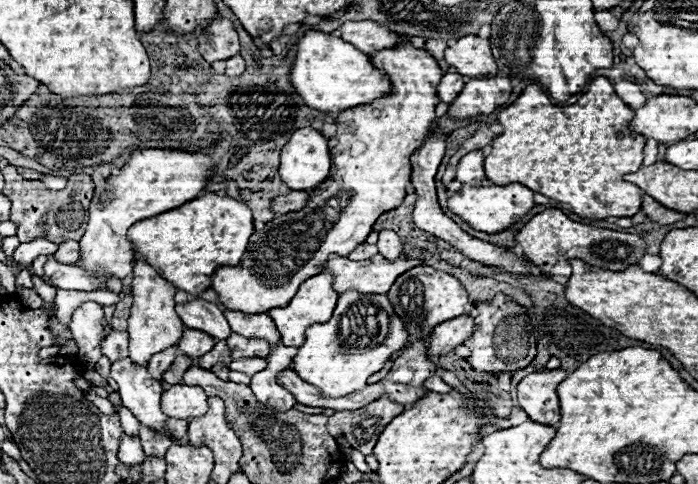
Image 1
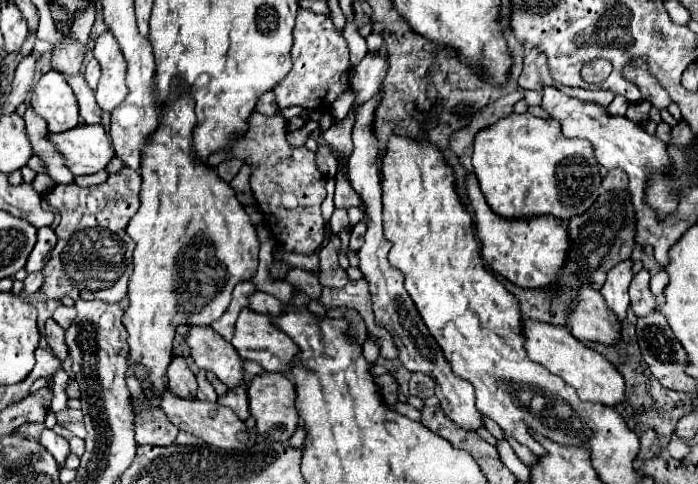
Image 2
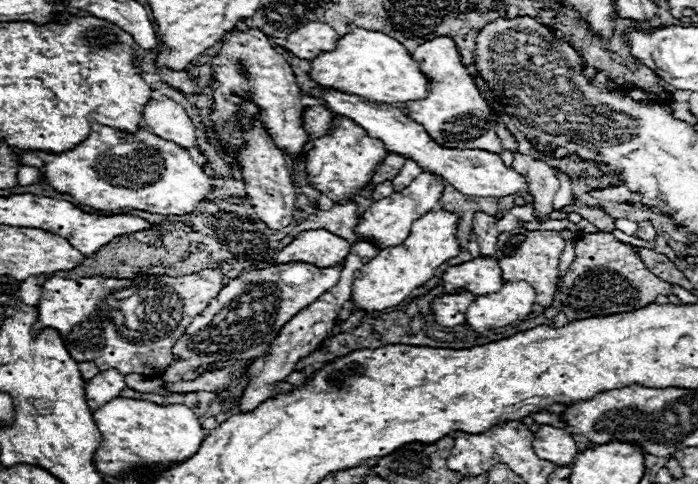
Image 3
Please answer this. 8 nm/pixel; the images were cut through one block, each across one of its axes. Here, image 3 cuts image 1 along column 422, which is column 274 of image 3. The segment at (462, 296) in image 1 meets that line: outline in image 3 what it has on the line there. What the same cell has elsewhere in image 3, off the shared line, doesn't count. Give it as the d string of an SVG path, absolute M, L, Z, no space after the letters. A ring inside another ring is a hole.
M290 262L264 270L252 270L230 280L210 302L210 306L206 306L206 310L190 322L182 334L182 346L178 346L178 342L174 344L174 362L162 372L162 380L178 382L184 380L188 372L196 372L196 368L206 364L264 356L280 328L294 314L298 314L302 306L314 302L326 290L338 284L340 270L340 264L332 268L318 268L306 262Z

